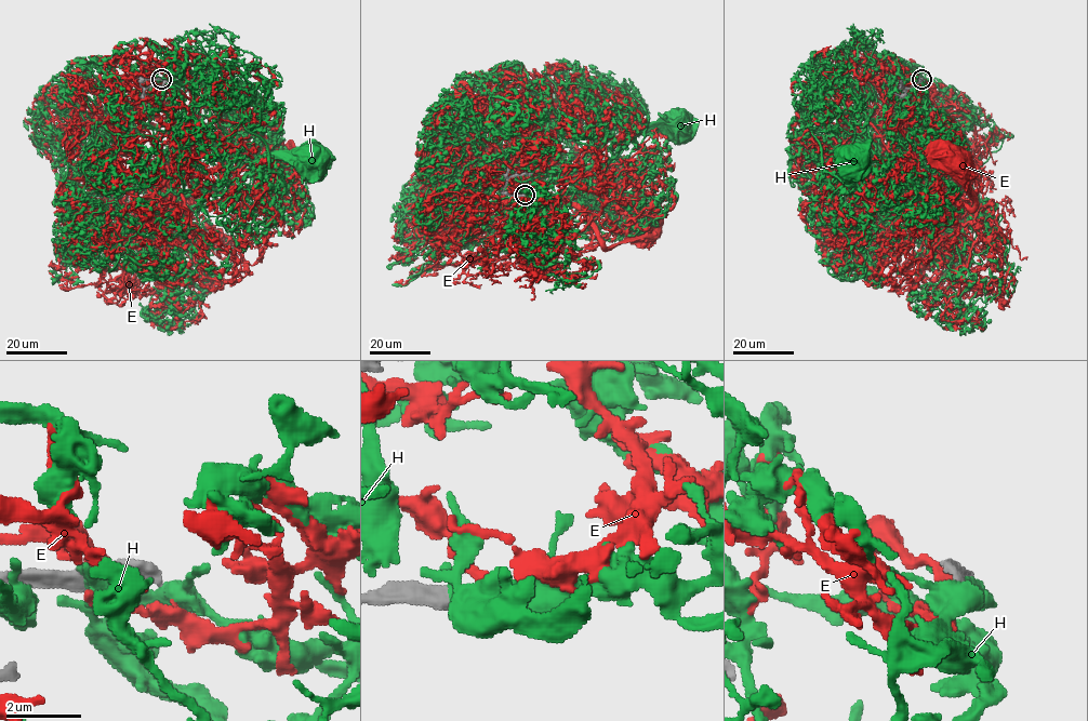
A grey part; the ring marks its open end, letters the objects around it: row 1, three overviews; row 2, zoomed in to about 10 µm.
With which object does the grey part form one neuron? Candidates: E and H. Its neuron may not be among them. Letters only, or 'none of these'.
none of these

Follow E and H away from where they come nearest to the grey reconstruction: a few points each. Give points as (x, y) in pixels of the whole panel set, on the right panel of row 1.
E: (921, 79), (894, 71), (885, 79), (888, 123), (910, 176), (971, 208), (958, 167)
H: (921, 79), (920, 91), (897, 85), (897, 115), (877, 122), (894, 179), (923, 190), (856, 156)

